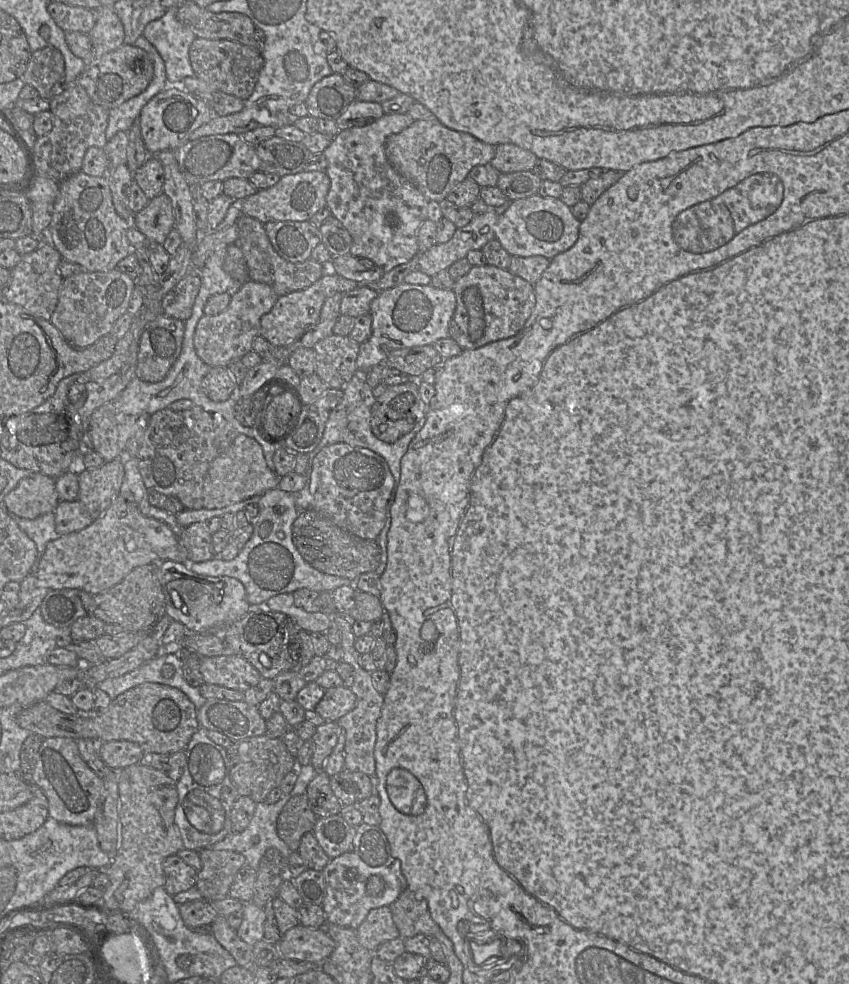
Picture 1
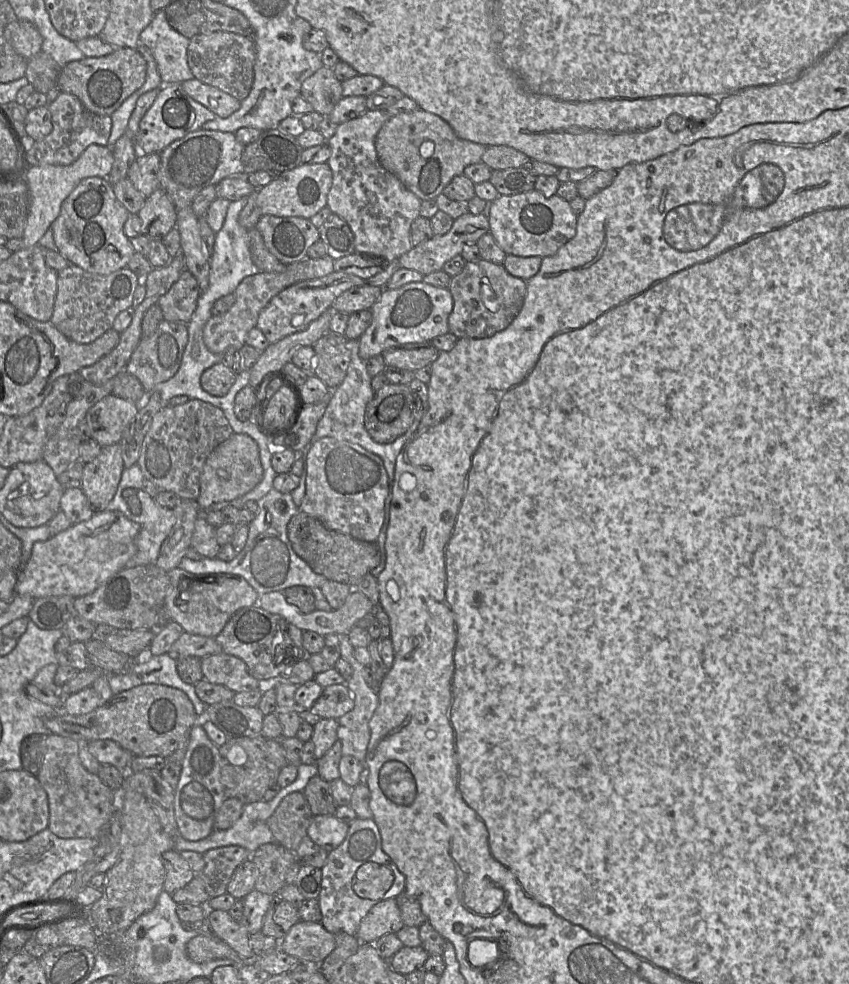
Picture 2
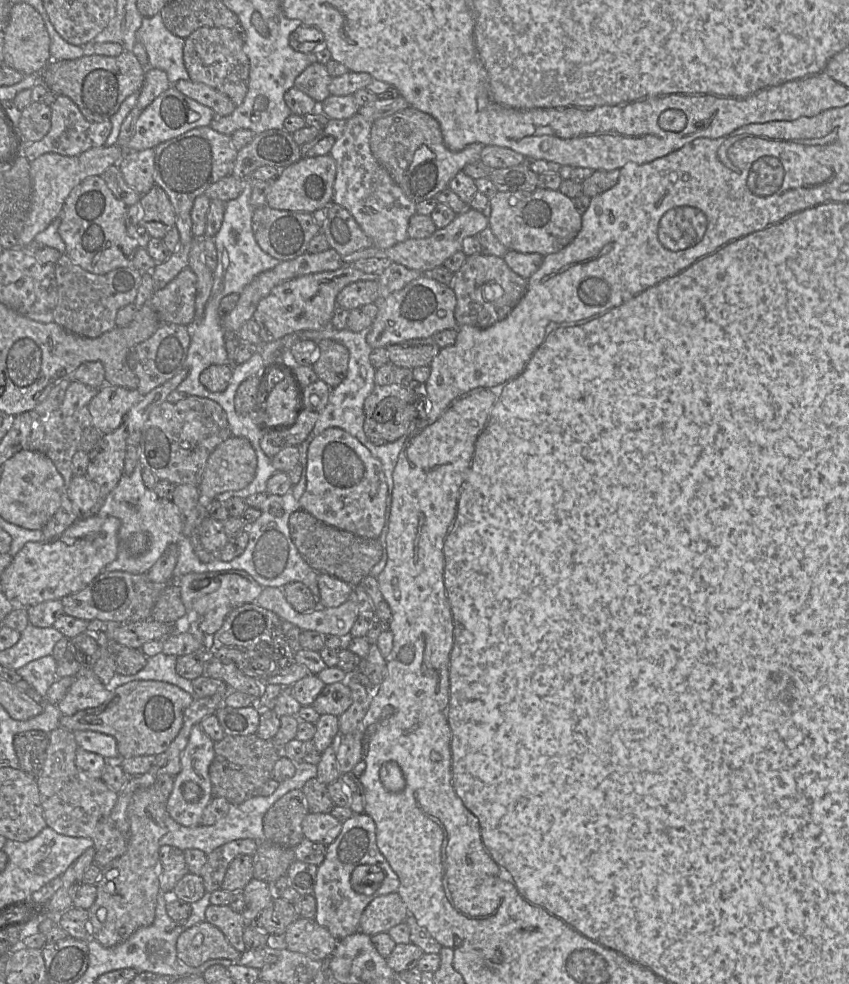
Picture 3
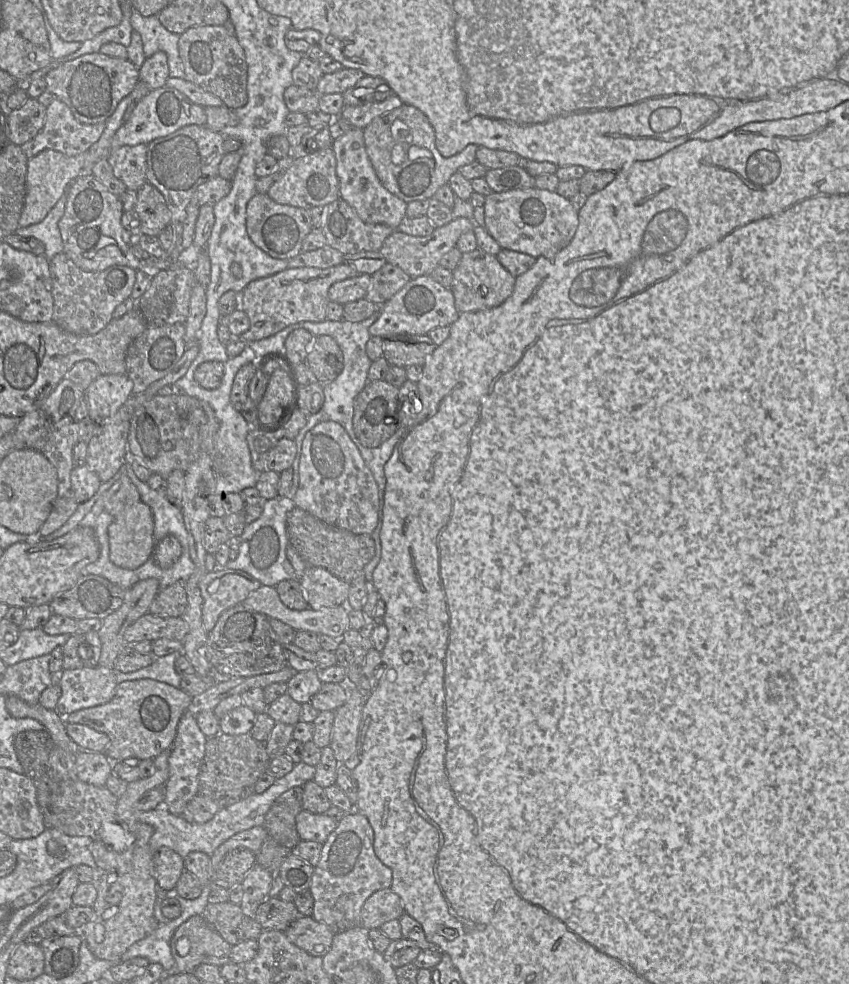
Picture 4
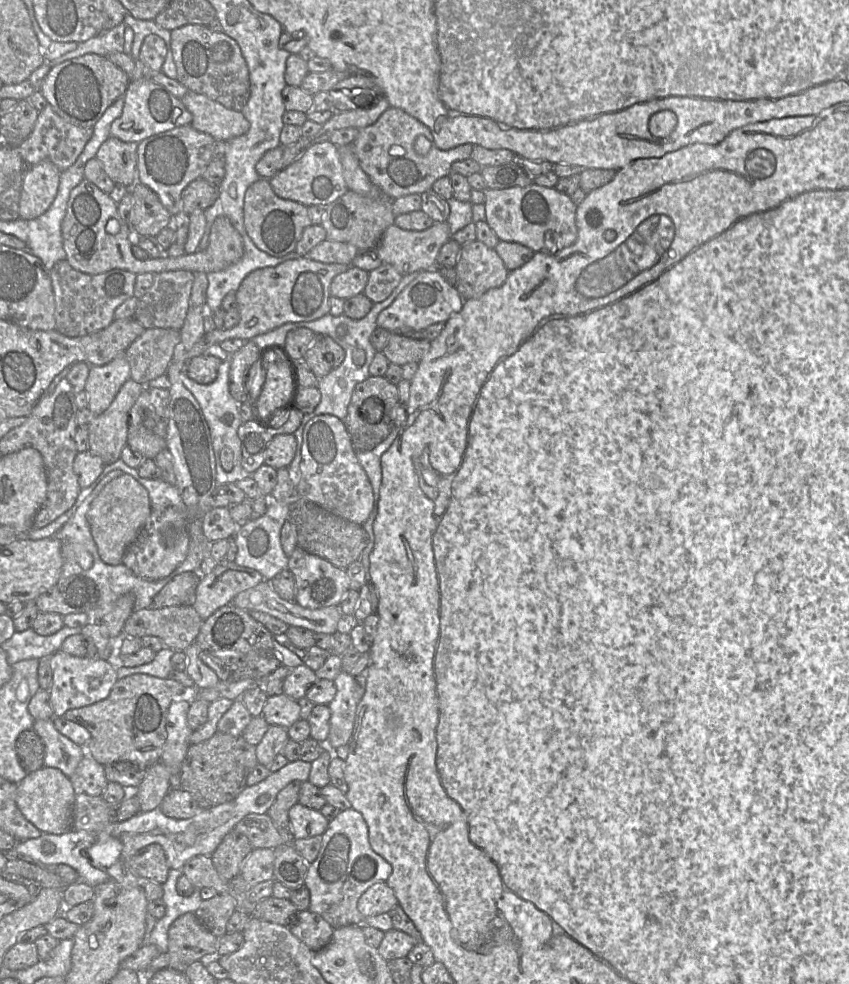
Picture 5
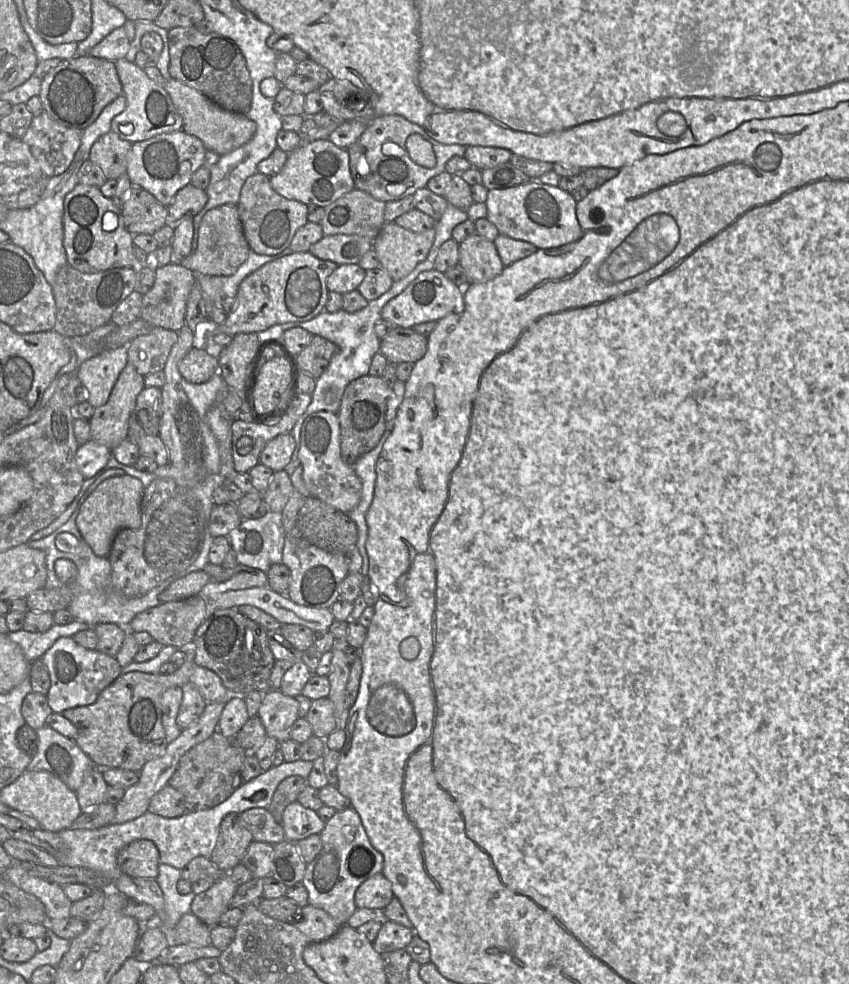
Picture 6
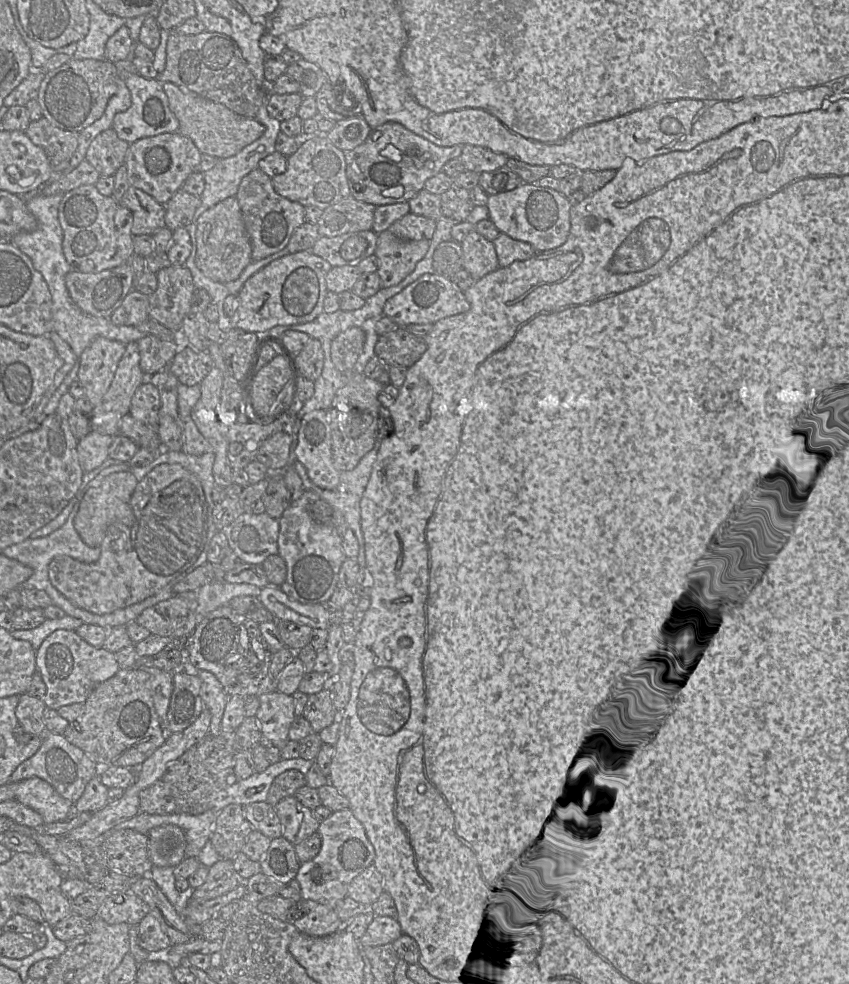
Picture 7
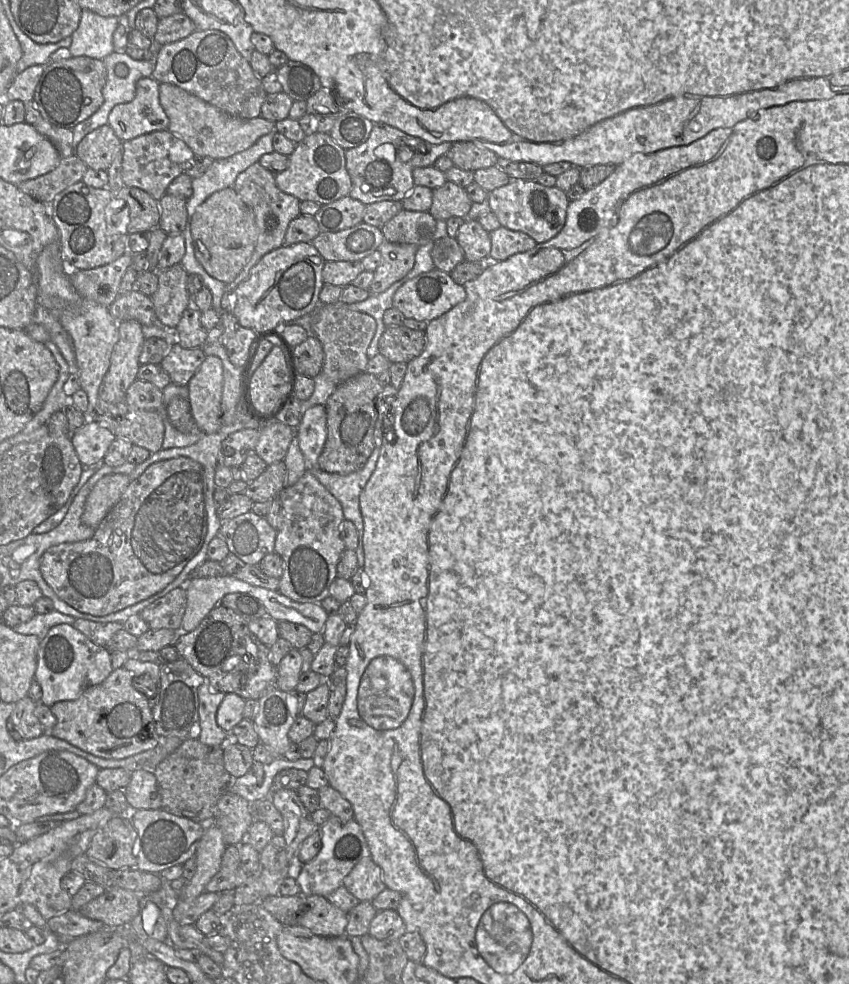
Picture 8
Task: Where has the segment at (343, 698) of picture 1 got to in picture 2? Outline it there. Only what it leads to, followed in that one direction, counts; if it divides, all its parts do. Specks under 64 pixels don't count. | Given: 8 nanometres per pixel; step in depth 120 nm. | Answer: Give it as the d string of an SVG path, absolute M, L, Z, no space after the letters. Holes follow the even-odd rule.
M345 683L334 684L323 689L311 711L322 719L338 720L354 707L351 691Z

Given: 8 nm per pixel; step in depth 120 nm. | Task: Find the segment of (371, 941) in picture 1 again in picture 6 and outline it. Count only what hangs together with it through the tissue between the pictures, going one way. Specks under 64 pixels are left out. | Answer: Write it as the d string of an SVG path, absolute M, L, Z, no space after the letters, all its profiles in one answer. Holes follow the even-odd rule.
M383 873L364 881L355 893L357 908L385 909L394 898L392 885Z

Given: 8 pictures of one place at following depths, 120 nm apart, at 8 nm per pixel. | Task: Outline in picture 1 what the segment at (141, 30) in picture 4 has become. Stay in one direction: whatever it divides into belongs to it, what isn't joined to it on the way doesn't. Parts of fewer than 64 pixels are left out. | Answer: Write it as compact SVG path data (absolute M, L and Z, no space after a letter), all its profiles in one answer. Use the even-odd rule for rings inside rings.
M167 9L161 18L147 24L143 36L157 49L164 61L168 86L195 76L189 49L197 37L178 21L176 9Z

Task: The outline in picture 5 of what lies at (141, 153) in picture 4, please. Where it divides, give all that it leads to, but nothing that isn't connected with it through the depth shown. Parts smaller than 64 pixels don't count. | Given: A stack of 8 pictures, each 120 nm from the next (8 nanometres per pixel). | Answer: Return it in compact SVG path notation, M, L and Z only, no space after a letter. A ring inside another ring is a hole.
M110 136L102 143L96 157L115 184L128 188L138 182L138 155L136 142L125 142Z

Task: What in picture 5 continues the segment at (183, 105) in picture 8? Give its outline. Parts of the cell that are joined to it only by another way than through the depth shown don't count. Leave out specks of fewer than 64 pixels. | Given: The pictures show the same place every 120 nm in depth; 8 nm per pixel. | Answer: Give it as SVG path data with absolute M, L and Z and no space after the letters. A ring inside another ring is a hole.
M188 91L181 98L181 101L192 114L191 126L197 131L211 135L216 141L229 141L244 135L250 129L250 123L241 111L227 109L222 104L203 94Z

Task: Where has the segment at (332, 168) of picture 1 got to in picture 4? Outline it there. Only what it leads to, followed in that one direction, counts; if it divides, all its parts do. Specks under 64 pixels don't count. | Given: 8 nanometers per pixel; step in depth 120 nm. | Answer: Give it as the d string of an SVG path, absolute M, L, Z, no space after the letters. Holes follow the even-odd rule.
M353 127L335 139L331 148L336 158L340 198L356 211L362 221L370 224L384 224L397 230L402 219L406 217L407 203L389 192L378 179L366 152L363 129Z

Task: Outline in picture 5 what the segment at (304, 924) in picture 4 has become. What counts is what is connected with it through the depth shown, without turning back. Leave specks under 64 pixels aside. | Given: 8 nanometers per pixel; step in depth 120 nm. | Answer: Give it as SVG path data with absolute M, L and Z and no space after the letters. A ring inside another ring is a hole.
M310 910L299 911L289 928L313 952L324 949L335 930L323 917Z

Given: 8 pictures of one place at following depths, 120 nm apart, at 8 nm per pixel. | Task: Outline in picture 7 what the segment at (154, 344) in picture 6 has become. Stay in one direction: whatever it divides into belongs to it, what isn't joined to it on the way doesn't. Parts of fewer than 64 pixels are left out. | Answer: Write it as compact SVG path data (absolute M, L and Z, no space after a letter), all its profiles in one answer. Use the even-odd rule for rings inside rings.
M146 335L137 341L140 353L140 368L143 373L168 368L180 347L179 340L163 340L154 335Z

